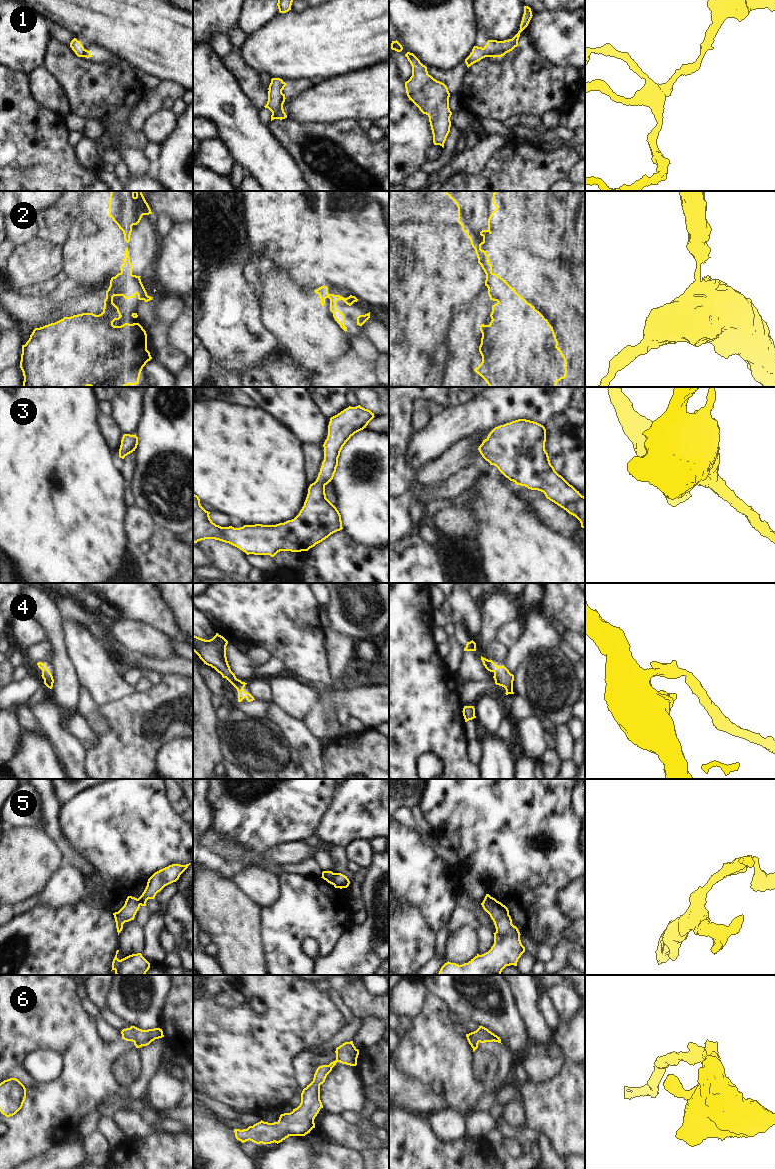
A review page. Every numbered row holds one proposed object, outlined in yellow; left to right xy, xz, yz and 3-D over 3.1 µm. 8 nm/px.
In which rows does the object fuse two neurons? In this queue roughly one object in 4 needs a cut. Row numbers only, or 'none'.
5.

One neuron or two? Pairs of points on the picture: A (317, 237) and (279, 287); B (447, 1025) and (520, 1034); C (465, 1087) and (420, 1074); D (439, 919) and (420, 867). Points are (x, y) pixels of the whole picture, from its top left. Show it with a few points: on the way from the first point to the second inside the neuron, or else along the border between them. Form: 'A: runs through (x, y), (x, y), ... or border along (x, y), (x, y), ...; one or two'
A: border along (274, 266), (282, 269), (295, 282), (307, 288); two
B: border along (443, 1000), (456, 1020); two
C: runs through (454, 1077), (451, 1074), (431, 1074); one
D: runs through (437, 906), (436, 901), (420, 880); one

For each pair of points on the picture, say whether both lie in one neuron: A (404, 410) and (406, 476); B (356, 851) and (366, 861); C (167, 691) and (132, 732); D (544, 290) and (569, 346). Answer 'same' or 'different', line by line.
A: same
B: same
C: same
D: same

